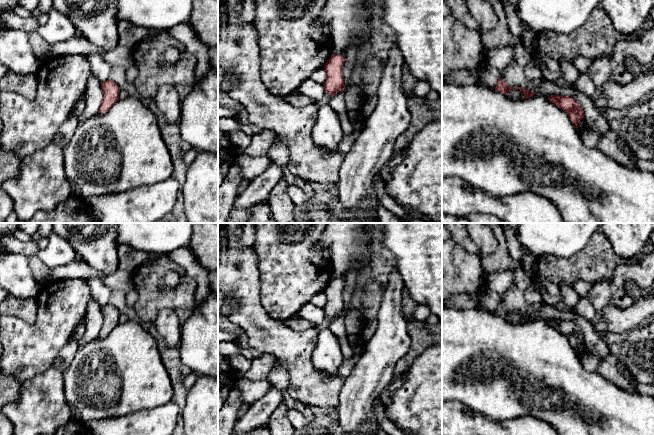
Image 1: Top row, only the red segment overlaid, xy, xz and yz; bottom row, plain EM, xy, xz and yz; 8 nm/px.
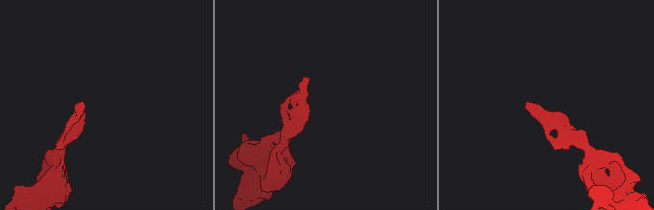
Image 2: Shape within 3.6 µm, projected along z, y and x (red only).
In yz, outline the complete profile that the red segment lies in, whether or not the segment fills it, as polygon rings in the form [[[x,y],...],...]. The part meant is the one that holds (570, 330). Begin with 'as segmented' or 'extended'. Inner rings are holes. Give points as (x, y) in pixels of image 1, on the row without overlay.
as segmented | [[[551,319],[549,324],[569,340],[572,348],[578,354],[578,347],[584,342],[584,334],[581,329],[569,320]]]

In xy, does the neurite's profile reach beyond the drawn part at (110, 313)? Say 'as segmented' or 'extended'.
as segmented

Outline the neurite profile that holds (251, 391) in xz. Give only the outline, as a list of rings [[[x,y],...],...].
[[[241,378],[239,390],[241,392],[242,404],[253,404],[256,400],[263,397],[270,389],[271,383],[268,380],[249,381]]]

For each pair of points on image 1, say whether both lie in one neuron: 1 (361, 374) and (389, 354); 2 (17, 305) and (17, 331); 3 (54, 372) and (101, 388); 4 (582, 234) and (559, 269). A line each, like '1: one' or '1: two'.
1: one
2: two
3: two
4: two

